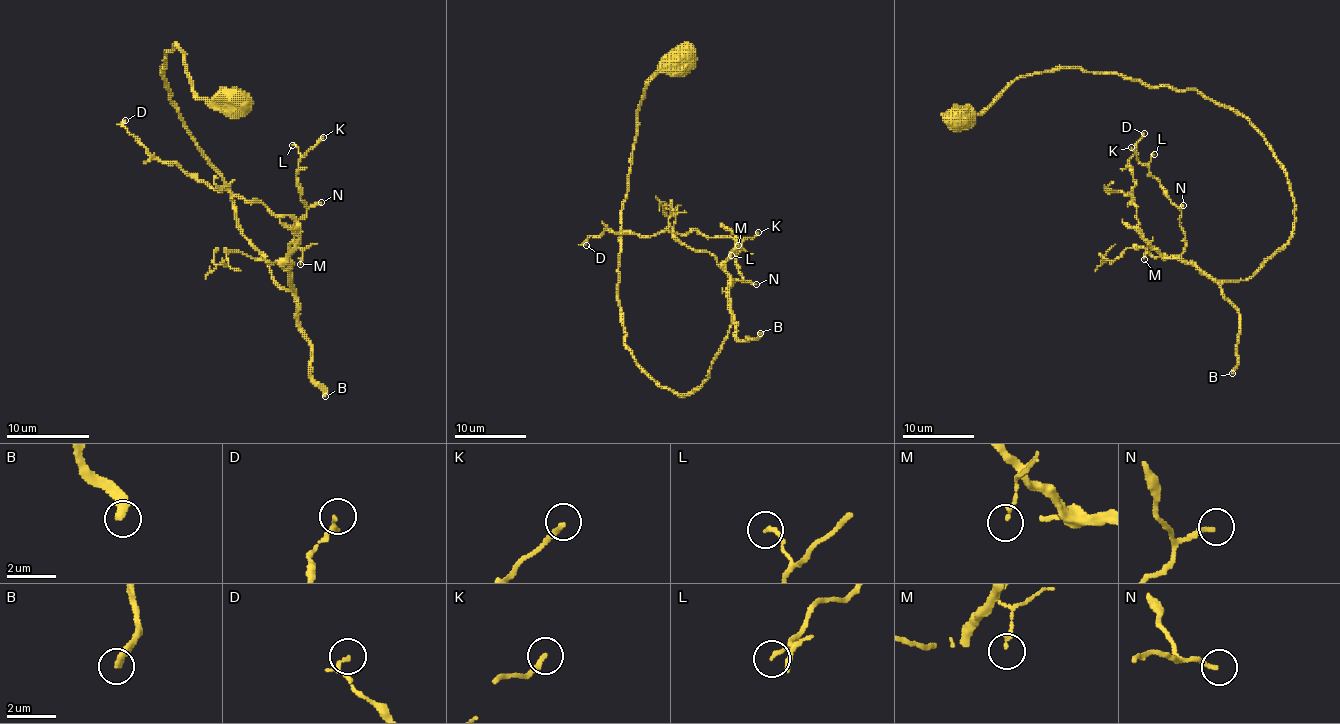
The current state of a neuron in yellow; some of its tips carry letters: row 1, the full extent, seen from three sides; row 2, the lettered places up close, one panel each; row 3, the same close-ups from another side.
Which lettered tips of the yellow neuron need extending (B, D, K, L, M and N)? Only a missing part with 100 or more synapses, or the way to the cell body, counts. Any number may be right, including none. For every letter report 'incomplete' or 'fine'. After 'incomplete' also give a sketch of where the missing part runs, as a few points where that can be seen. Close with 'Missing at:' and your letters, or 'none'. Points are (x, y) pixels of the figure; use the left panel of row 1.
B: incomplete
D: fine
K: fine
L: fine
M: fine
N: fine
Missing at: B

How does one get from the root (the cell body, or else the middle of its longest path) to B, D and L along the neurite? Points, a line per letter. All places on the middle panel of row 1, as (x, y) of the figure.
B: (681, 62), (649, 83), (638, 112), (616, 291), (625, 345), (684, 395), (735, 322), (738, 340), (760, 333)
D: (681, 62), (638, 112), (616, 300), (632, 358), (692, 394), (731, 324), (736, 241), (604, 230), (586, 245)
L: (681, 62), (638, 112), (616, 291), (632, 358), (677, 395), (727, 334), (731, 255)

